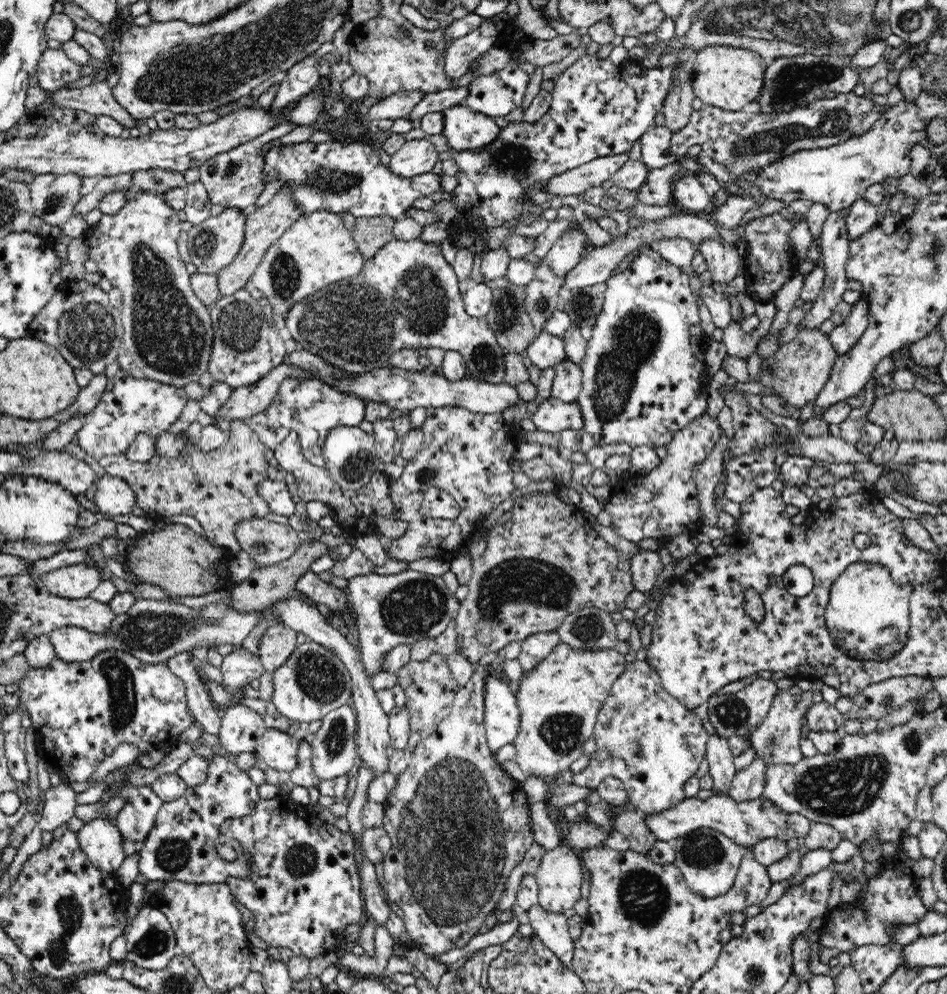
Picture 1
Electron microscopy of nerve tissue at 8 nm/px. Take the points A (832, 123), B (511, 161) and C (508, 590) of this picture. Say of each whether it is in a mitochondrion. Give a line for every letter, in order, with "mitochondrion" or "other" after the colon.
A: mitochondrion
B: mitochondrion
C: mitochondrion

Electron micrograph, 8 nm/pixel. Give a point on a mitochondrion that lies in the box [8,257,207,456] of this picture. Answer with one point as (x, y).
(87, 332)

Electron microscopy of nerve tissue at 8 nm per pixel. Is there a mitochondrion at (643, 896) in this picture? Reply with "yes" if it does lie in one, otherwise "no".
yes

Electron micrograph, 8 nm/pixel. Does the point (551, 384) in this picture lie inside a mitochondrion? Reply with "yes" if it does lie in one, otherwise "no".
no

